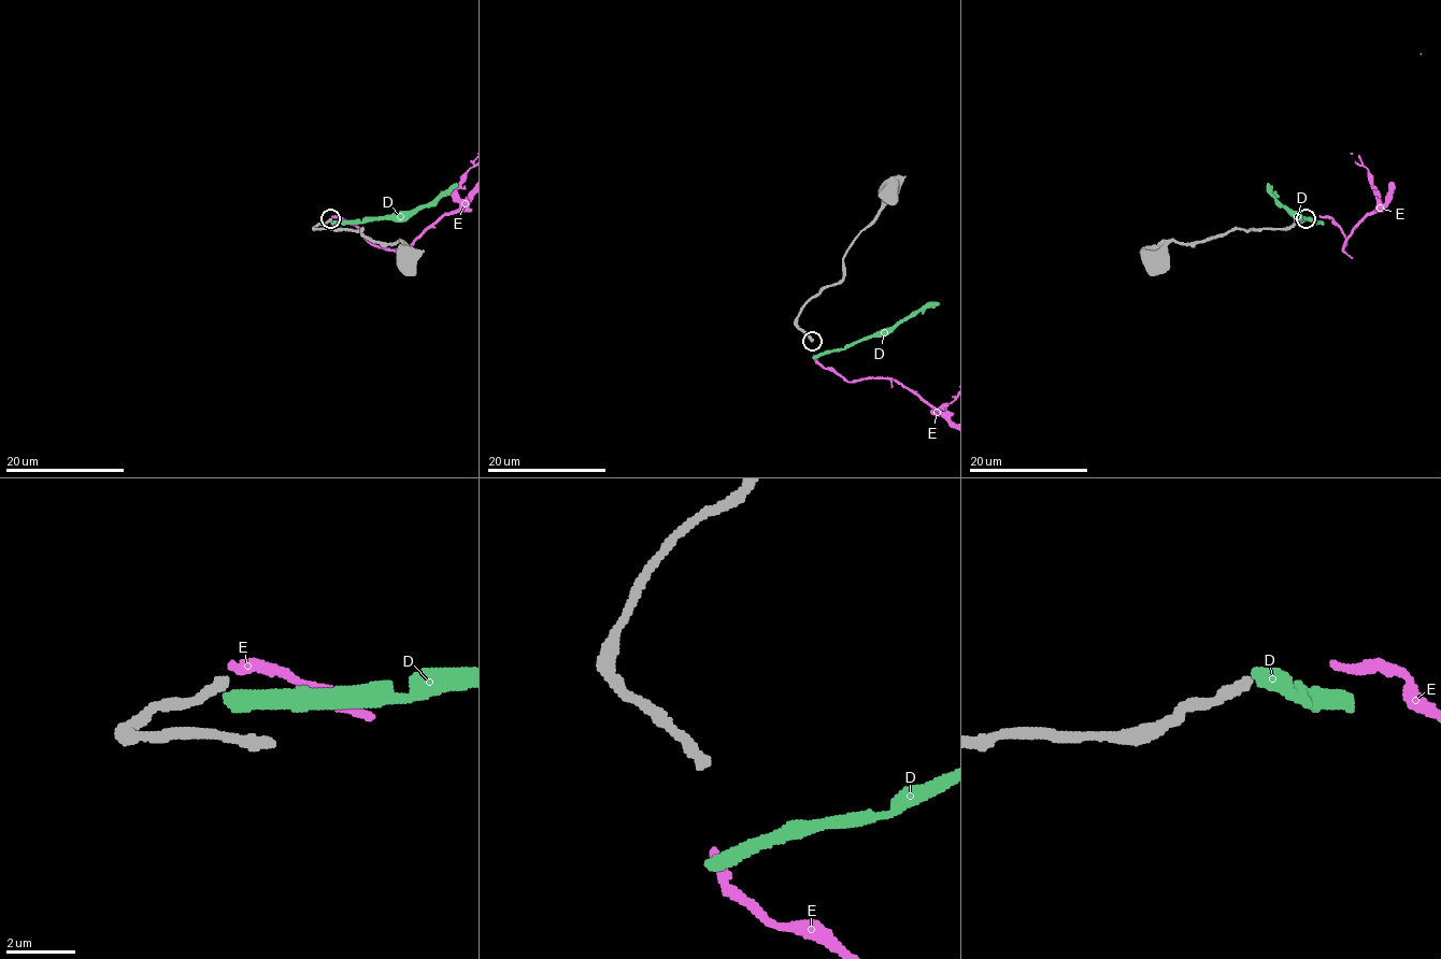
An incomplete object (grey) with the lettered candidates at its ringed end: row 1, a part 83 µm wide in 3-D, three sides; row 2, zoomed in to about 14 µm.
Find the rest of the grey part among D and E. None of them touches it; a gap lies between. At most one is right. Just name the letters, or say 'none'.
none

